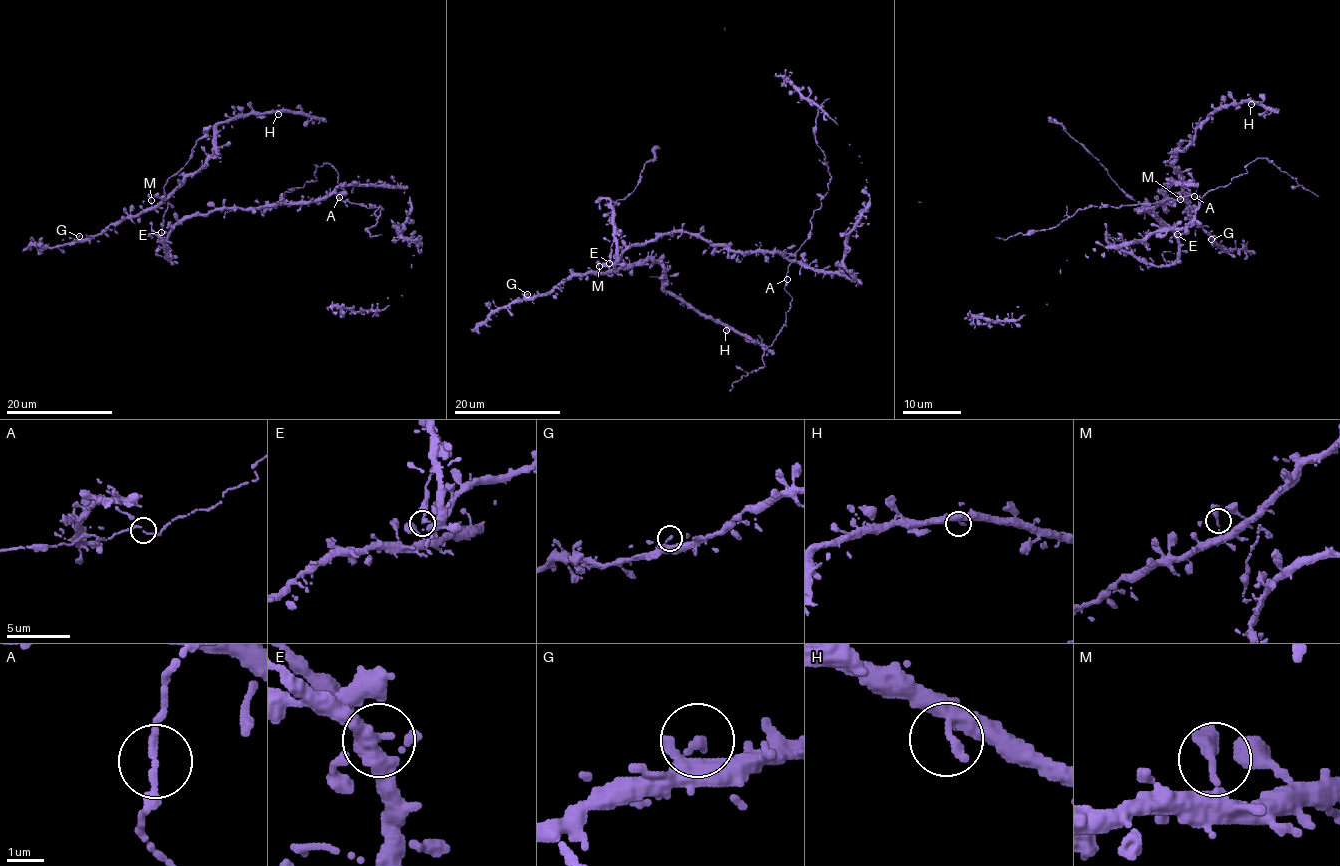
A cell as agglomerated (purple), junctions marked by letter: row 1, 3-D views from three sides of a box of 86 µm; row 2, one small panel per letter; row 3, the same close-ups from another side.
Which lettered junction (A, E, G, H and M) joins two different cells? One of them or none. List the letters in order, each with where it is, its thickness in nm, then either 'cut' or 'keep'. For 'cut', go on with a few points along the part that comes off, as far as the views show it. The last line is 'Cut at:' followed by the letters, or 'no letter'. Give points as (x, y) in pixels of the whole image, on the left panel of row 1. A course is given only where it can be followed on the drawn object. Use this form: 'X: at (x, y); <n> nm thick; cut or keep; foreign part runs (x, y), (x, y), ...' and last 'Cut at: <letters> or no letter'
A: at (339, 197); 170 nm thick; keep
E: at (161, 232); 190 nm thick; keep
G: at (79, 236); 200 nm thick; keep
H: at (278, 114); 240 nm thick; keep
M: at (151, 200); 240 nm thick; keep
Cut at: no letter

